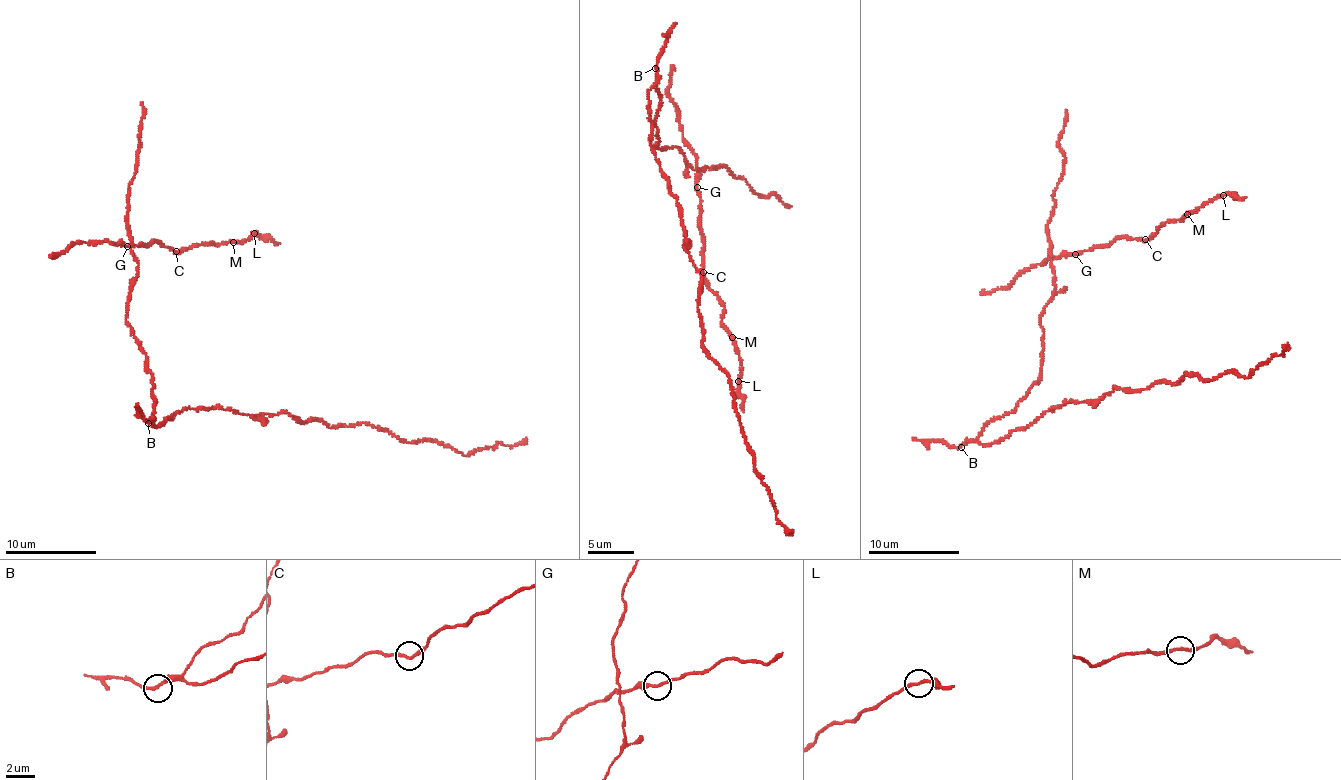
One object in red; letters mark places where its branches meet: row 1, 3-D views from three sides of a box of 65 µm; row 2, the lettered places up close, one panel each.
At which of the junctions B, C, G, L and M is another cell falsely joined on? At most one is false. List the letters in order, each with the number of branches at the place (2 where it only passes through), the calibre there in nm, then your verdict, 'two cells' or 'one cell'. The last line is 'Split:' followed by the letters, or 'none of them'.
B: branches 2; calibre 220 nm; one cell
C: branches 2; calibre 200 nm; one cell
G: branches 2; calibre 200 nm; one cell
L: branches 2; calibre 240 nm; one cell
M: branches 2; calibre 200 nm; one cell
Split: none of them

